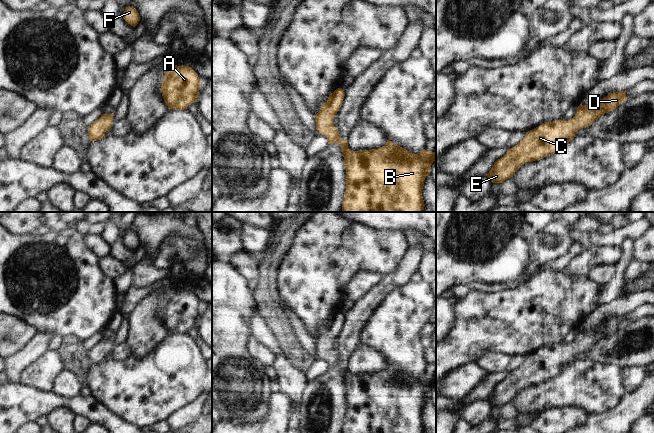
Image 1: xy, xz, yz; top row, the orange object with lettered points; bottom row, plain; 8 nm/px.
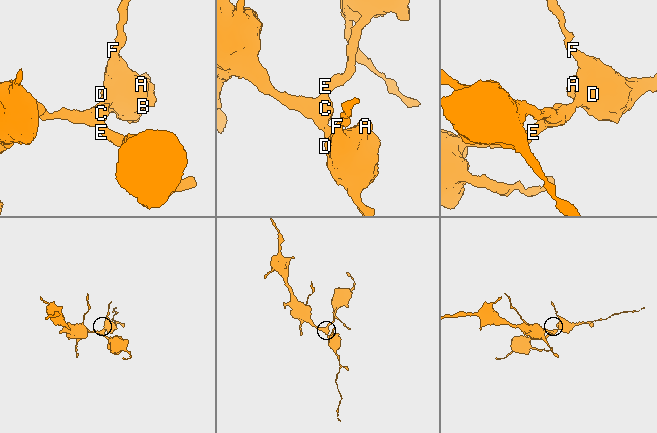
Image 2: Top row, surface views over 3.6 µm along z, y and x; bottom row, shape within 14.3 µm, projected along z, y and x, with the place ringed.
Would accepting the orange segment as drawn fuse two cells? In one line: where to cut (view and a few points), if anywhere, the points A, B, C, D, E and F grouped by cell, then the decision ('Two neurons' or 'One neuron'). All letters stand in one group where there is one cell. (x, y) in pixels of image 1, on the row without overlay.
No split. Groups: A B C D E F. One neuron.

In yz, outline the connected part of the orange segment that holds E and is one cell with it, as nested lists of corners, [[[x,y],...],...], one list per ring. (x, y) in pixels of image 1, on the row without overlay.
[[[626,314],[613,316],[596,329],[580,328],[575,340],[568,345],[546,346],[528,355],[516,370],[509,372],[506,378],[494,387],[486,400],[492,407],[503,407],[526,386],[555,378],[575,361],[579,353],[590,350],[600,340],[615,334],[627,323]]]

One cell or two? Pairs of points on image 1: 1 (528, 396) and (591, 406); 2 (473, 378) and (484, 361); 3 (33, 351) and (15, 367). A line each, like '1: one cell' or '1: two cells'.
1: one cell
2: two cells
3: one cell

